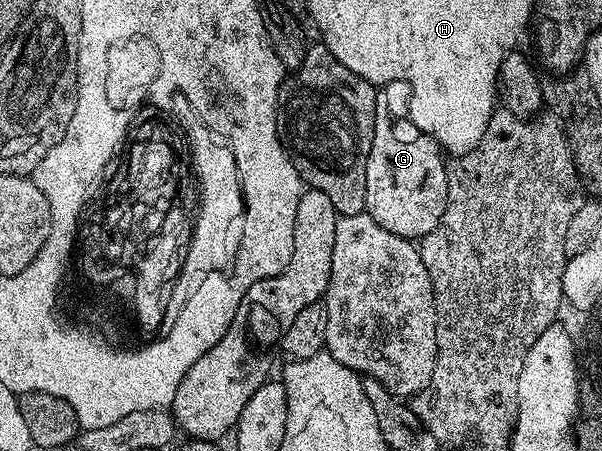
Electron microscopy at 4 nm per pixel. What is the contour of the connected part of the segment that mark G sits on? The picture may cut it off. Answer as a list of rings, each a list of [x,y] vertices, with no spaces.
[[[385,105],[378,106],[375,137],[367,157],[367,201],[365,211],[387,233],[419,241],[443,217],[447,205],[447,163],[432,135],[425,135],[407,117],[392,115]]]

